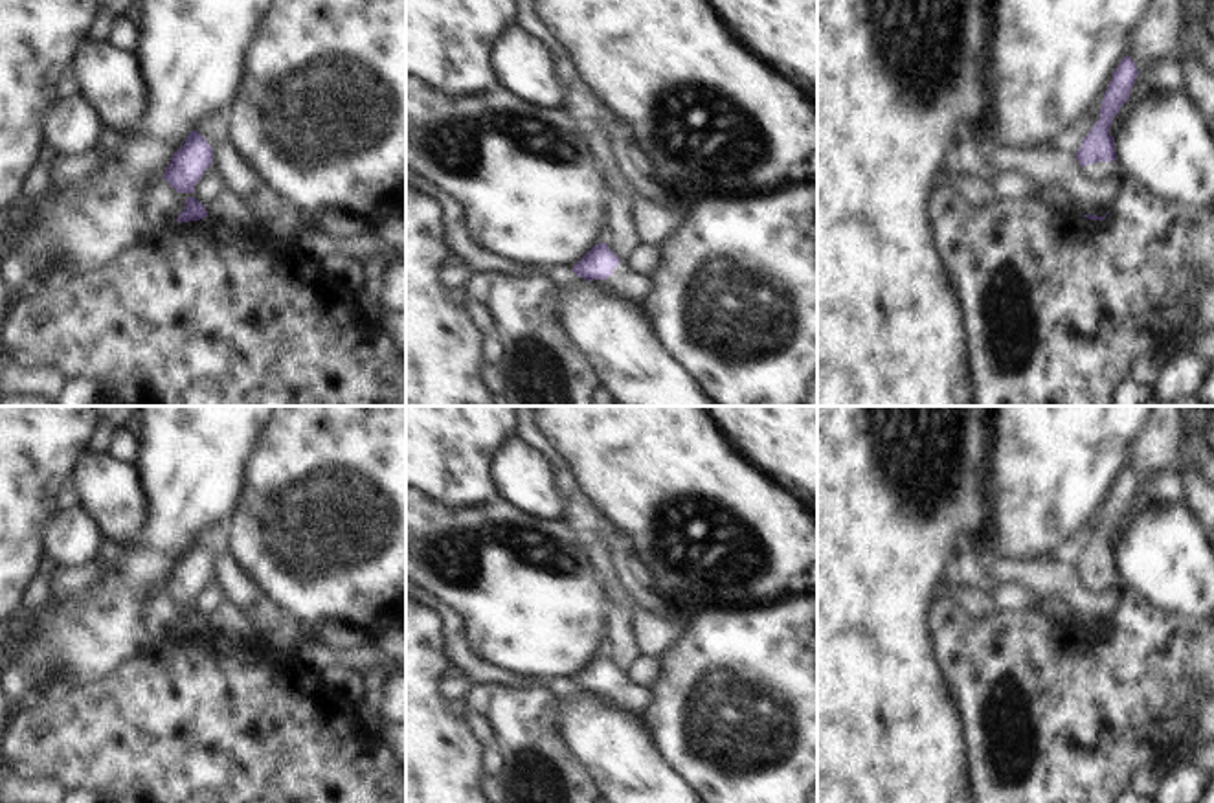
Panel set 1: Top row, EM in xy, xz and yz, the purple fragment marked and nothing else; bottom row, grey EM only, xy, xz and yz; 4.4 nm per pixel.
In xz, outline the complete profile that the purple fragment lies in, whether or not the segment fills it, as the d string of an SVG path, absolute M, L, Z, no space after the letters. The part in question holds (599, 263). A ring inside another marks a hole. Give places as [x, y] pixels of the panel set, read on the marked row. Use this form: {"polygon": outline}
{"polygon": "M606 243L595 244L575 266L579 277L593 281L597 287L606 287L615 298L641 305L648 294L648 276L630 270L626 261L621 261Z"}

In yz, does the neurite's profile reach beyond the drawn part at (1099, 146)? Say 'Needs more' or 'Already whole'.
Needs more.

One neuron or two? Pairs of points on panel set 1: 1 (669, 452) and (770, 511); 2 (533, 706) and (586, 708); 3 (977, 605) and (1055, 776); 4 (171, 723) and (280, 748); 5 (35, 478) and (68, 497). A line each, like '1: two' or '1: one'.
1: one
2: two
3: two
4: one
5: two

